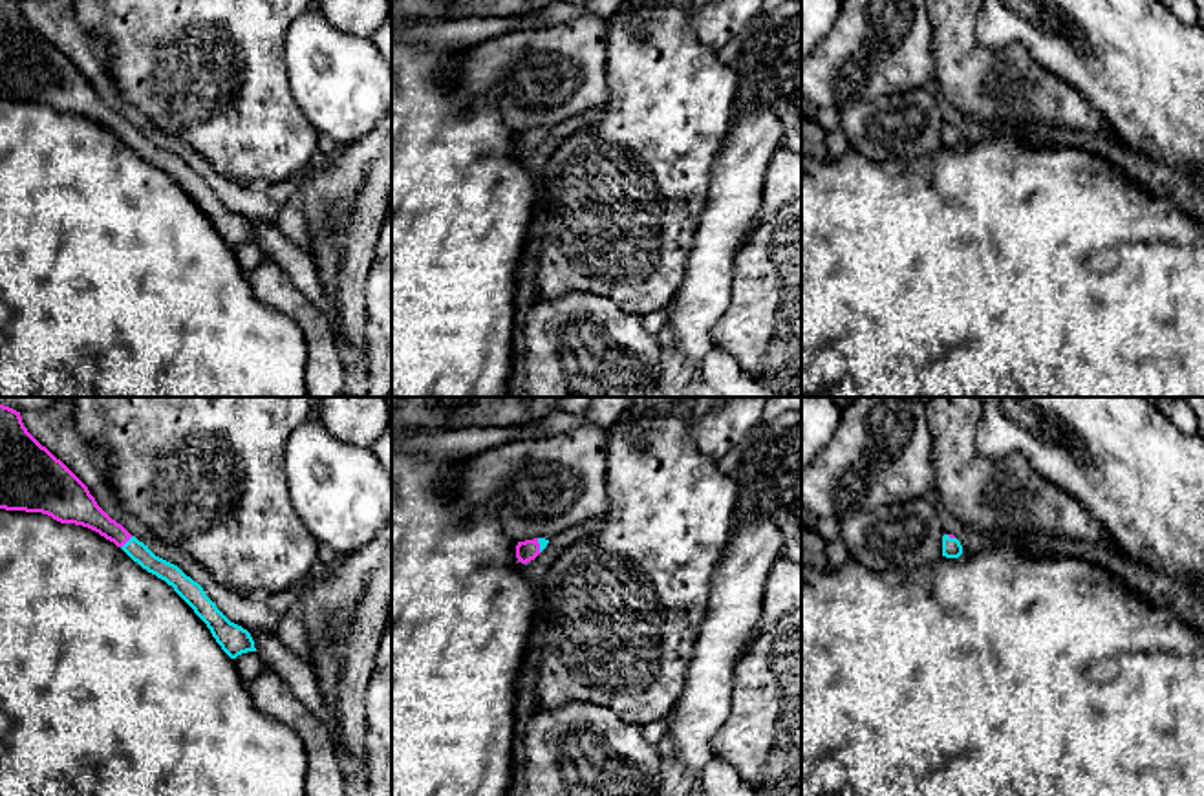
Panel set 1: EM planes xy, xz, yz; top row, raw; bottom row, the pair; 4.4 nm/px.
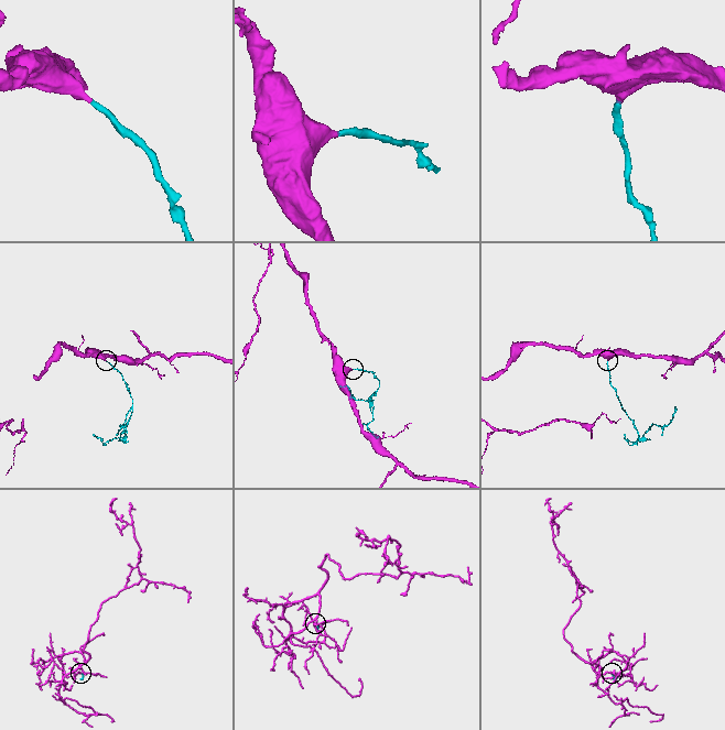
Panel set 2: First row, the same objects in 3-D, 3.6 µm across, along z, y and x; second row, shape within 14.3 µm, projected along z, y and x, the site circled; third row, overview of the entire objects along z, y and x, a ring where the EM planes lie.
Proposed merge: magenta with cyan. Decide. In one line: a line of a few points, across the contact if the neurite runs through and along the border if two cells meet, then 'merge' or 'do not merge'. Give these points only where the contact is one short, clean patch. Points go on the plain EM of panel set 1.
line xy (81, 97), (127, 130), (138, 141); merge

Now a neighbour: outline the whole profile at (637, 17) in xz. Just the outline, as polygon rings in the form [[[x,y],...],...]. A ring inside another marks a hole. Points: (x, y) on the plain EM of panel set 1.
[[[639,0],[637,5],[631,5],[626,18],[633,33],[639,33],[646,27],[648,20],[659,13],[659,0]]]

